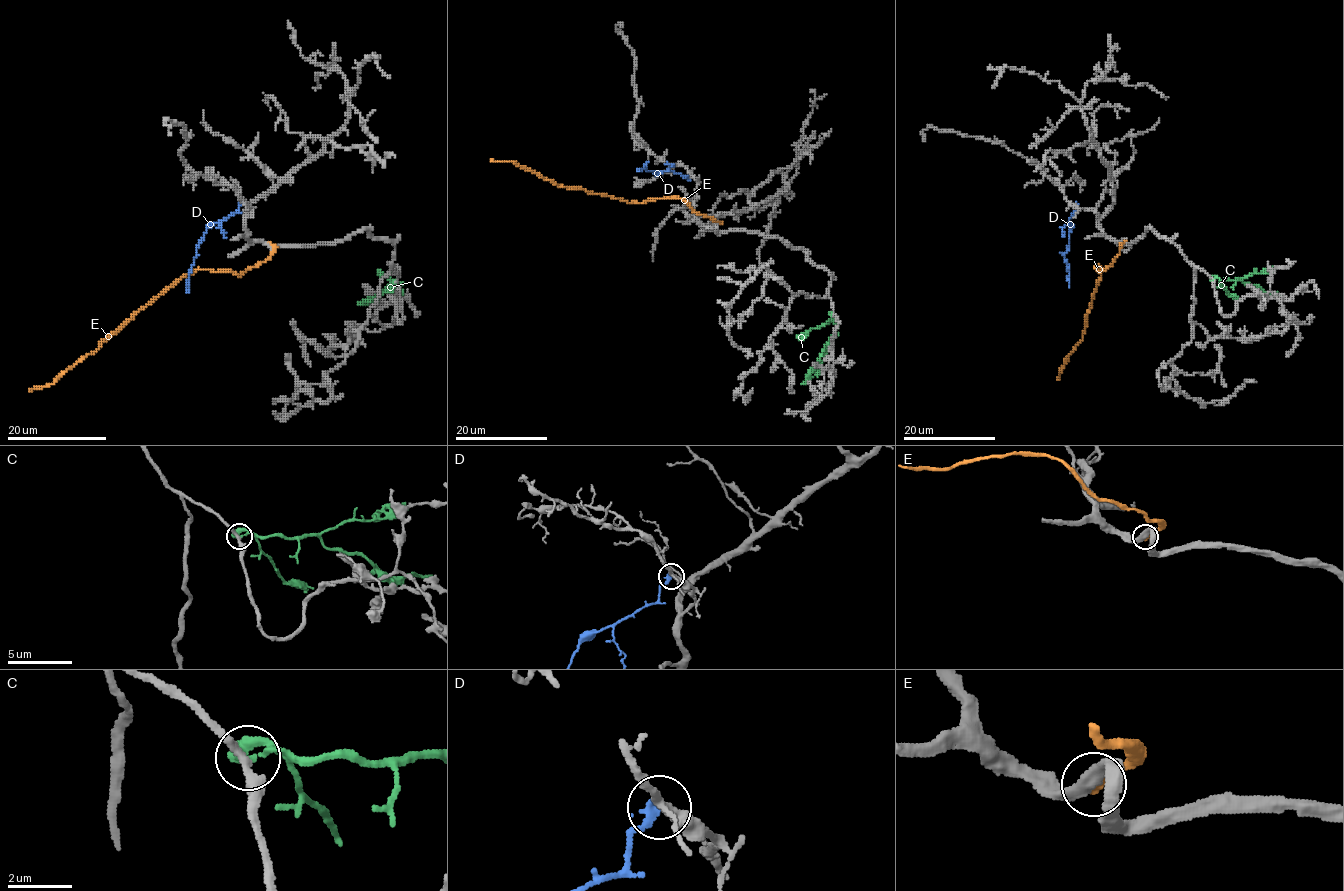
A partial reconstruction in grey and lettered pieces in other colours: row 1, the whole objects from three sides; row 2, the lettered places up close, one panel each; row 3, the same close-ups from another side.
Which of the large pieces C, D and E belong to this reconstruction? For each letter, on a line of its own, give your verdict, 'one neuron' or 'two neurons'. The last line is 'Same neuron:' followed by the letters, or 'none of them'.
C: two neurons
D: two neurons
E: two neurons
Same neuron: none of them

